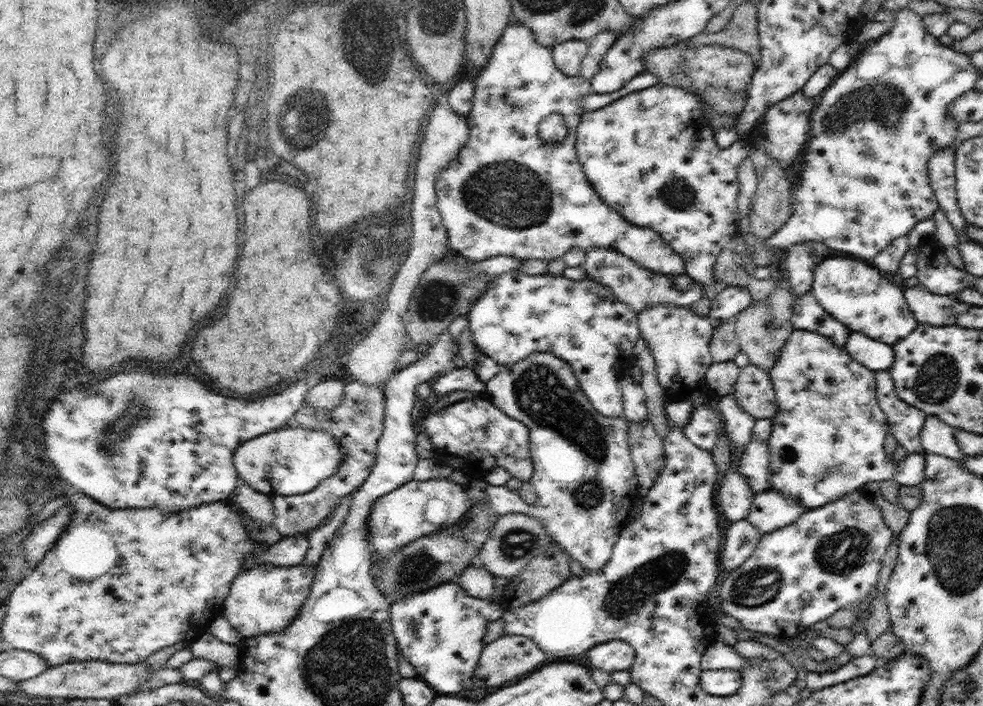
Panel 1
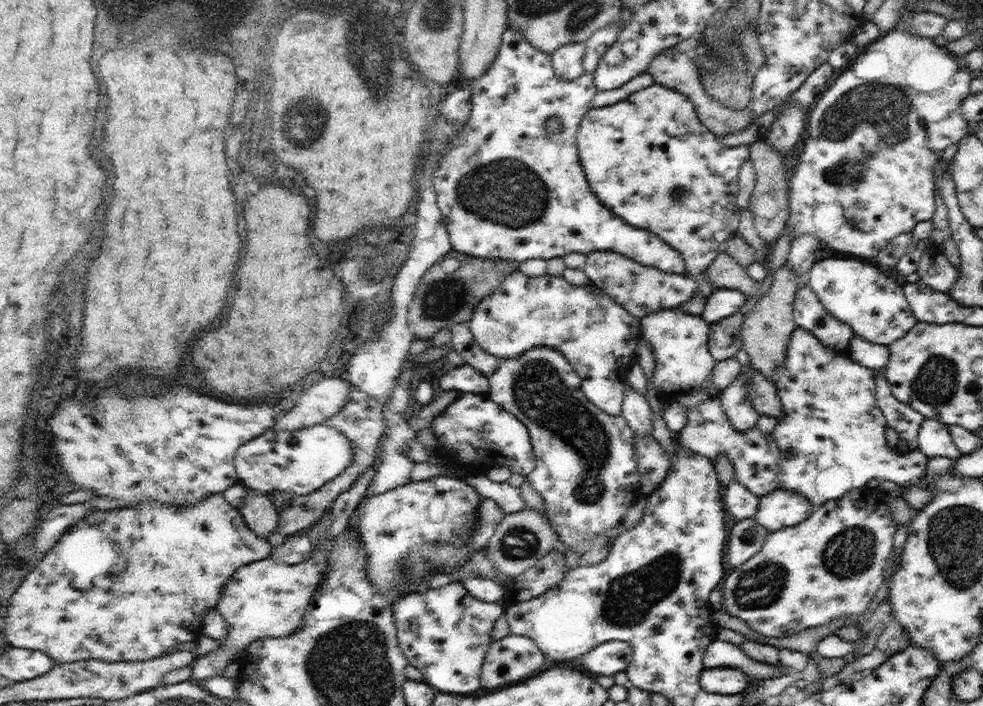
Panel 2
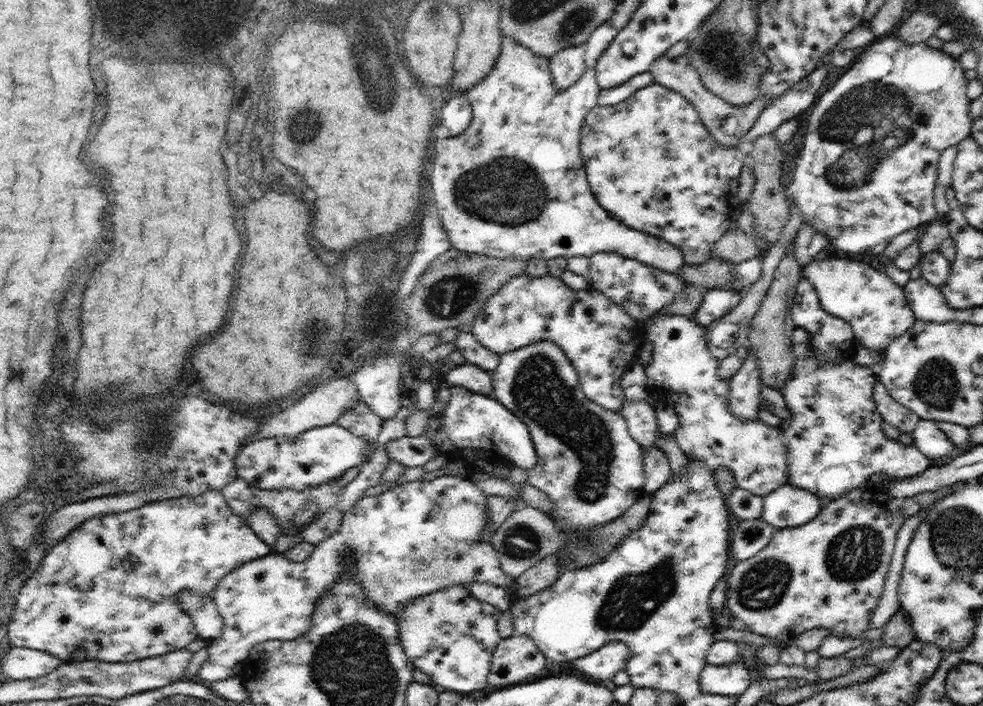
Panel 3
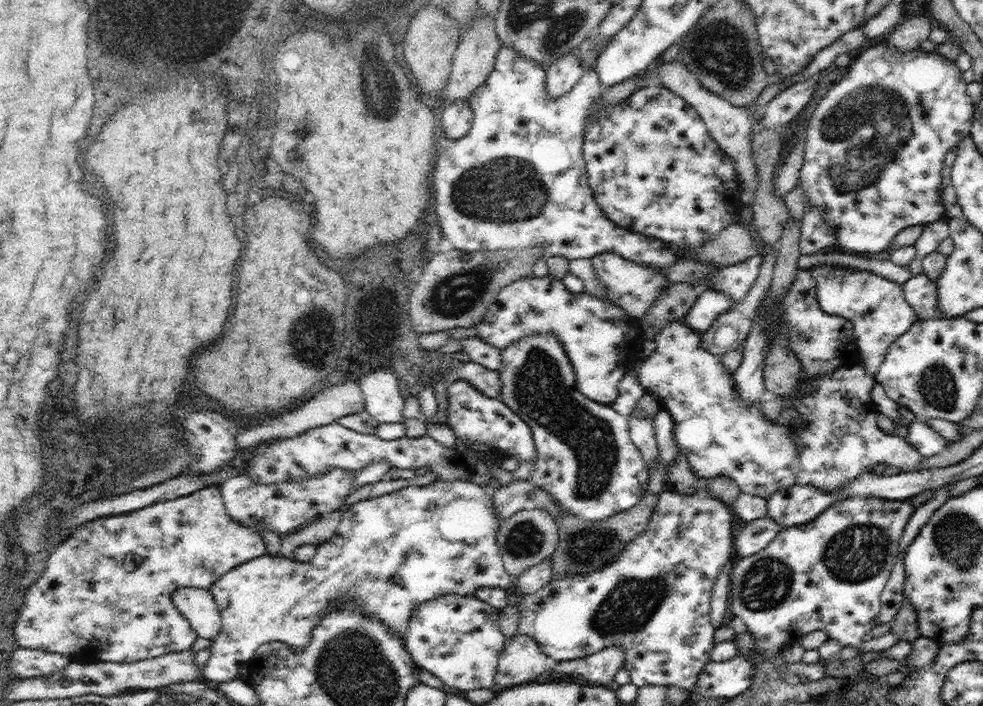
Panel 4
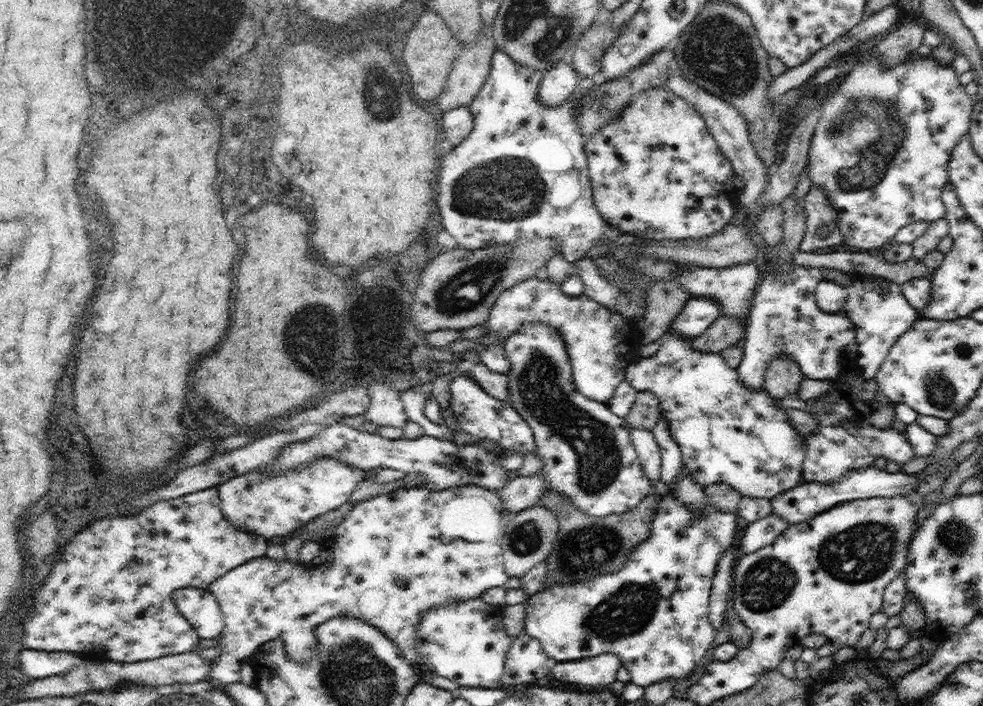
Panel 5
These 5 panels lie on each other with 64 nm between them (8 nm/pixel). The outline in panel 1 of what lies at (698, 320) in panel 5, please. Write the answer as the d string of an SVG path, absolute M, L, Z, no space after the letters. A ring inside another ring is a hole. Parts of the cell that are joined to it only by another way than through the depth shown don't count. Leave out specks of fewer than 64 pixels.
M727 286L713 302L711 302L711 310L707 318L713 320L733 320L739 312L743 312L745 308L749 308L753 304L753 298L749 294L747 288L741 286Z

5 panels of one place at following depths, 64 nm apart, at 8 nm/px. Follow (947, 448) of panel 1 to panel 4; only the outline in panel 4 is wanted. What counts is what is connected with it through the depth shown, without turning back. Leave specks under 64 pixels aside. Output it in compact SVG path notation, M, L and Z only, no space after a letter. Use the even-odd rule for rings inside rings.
M917 418L907 428L909 428L909 434L907 434L909 446L913 446L923 458L941 454L949 446L949 442L943 436L939 436L923 418Z

